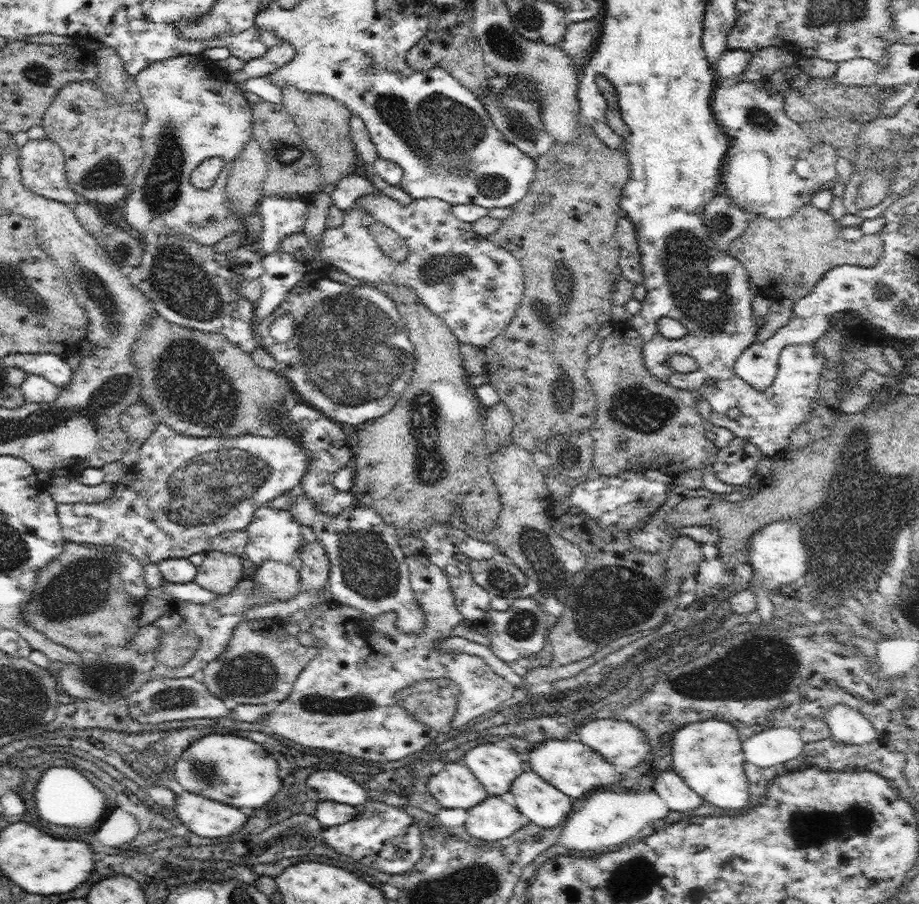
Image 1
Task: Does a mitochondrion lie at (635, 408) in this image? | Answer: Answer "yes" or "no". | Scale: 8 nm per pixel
yes

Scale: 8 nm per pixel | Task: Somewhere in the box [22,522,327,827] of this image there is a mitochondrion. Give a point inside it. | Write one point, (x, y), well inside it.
(81, 588)

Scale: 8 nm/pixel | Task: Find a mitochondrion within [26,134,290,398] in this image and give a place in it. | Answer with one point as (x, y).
(182, 284)

